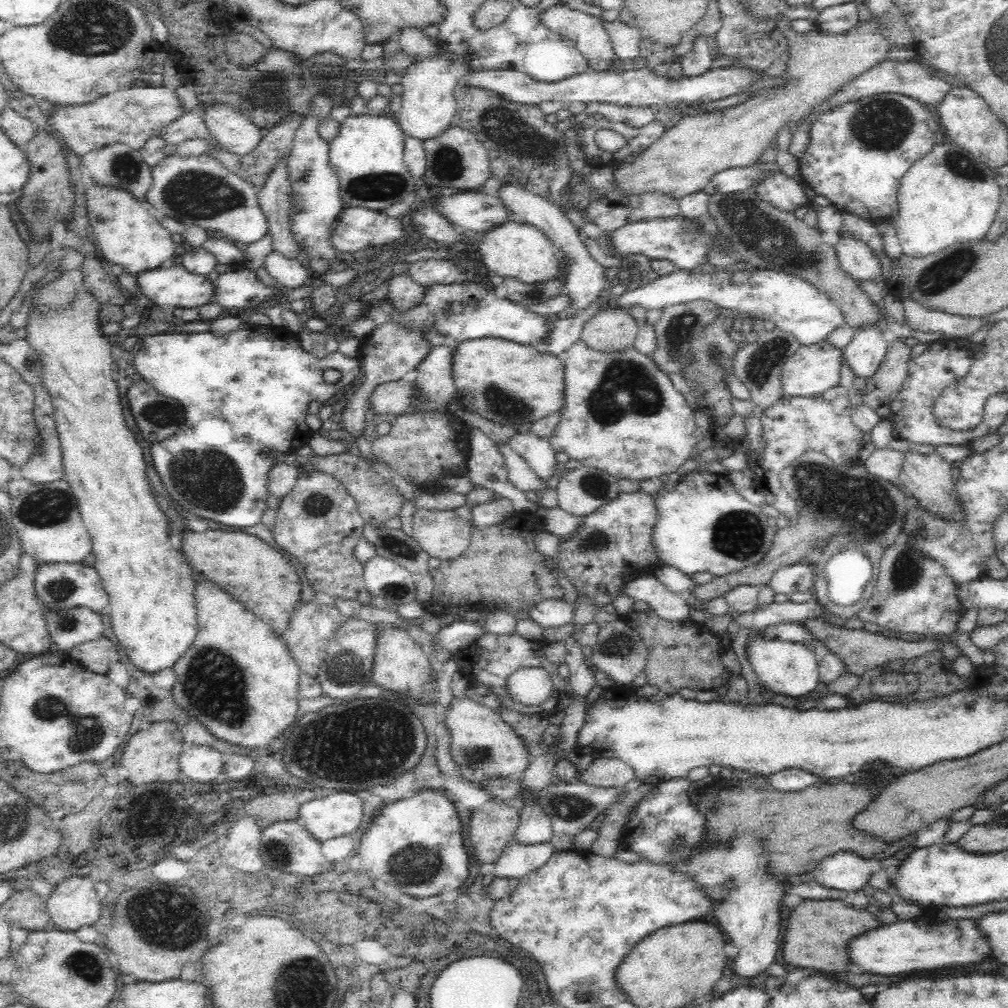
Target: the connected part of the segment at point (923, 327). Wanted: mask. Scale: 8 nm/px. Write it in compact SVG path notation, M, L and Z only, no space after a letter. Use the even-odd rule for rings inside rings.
M900 296L909 328L922 333L941 332L948 339L967 337L983 327L978 318L931 310L916 300Z

